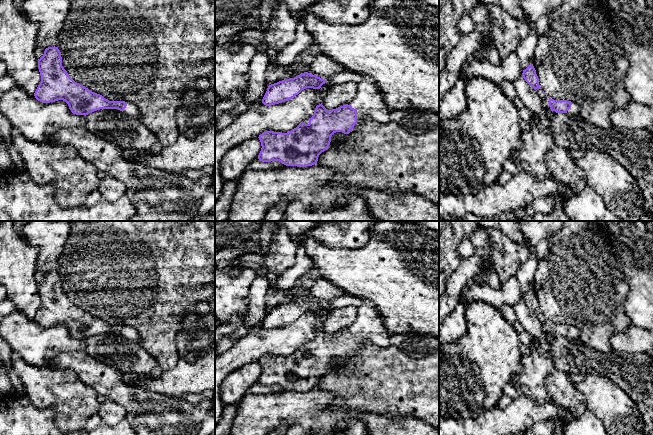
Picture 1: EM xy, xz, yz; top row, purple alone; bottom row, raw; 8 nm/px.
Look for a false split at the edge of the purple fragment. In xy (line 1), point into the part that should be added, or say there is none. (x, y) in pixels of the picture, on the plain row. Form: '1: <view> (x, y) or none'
1: xy (130, 334)

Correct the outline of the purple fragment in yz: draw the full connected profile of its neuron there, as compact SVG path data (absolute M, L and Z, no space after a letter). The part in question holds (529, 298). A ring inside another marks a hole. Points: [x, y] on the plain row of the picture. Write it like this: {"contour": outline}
{"contour": "M530 288L522 297L525 305L537 315L542 327L548 336L567 337L570 340L579 339L579 330L567 324L554 324L549 322L539 309L539 302L533 288Z"}

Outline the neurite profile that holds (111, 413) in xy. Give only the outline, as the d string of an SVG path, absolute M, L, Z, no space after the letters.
M108 398L100 403L97 413L101 418L101 422L107 426L115 426L126 419L126 410Z

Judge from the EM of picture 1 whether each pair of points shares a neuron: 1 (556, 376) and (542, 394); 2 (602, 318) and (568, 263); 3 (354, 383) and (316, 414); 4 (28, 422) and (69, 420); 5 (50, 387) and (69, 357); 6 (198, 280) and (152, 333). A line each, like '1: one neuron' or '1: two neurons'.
1: two neurons
2: one neuron
3: two neurons
4: two neurons
5: two neurons
6: one neuron

